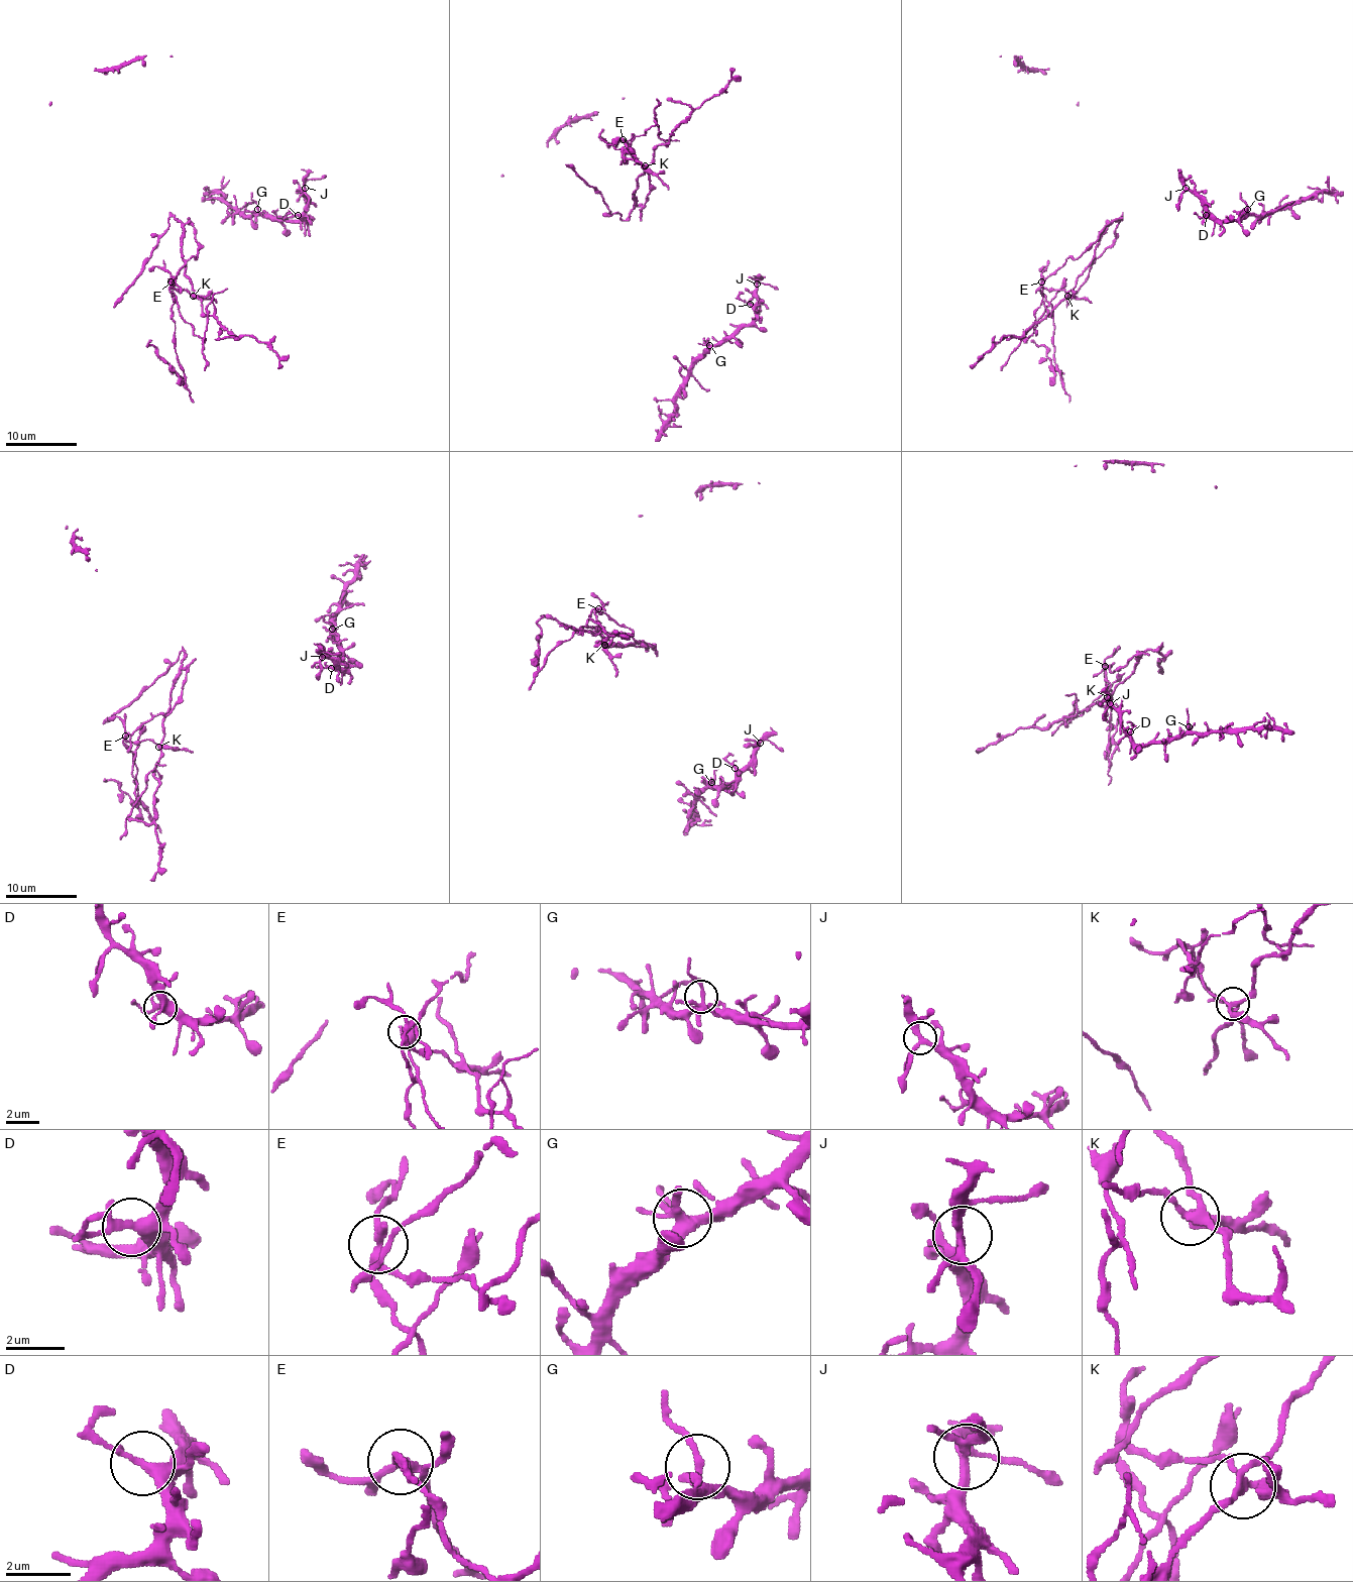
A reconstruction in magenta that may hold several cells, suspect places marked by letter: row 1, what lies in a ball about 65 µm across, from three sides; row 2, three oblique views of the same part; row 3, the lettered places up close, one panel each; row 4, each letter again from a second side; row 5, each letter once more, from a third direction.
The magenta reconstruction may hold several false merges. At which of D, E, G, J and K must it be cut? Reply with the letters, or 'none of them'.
E, K

